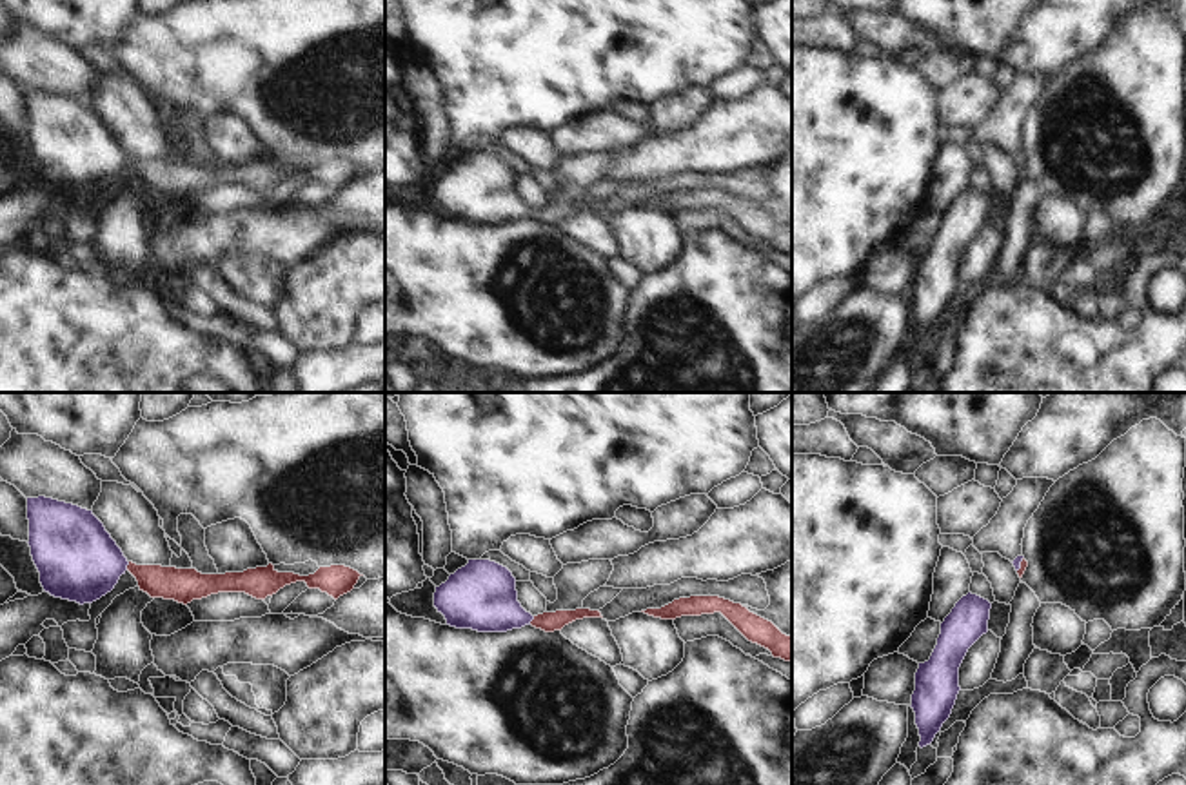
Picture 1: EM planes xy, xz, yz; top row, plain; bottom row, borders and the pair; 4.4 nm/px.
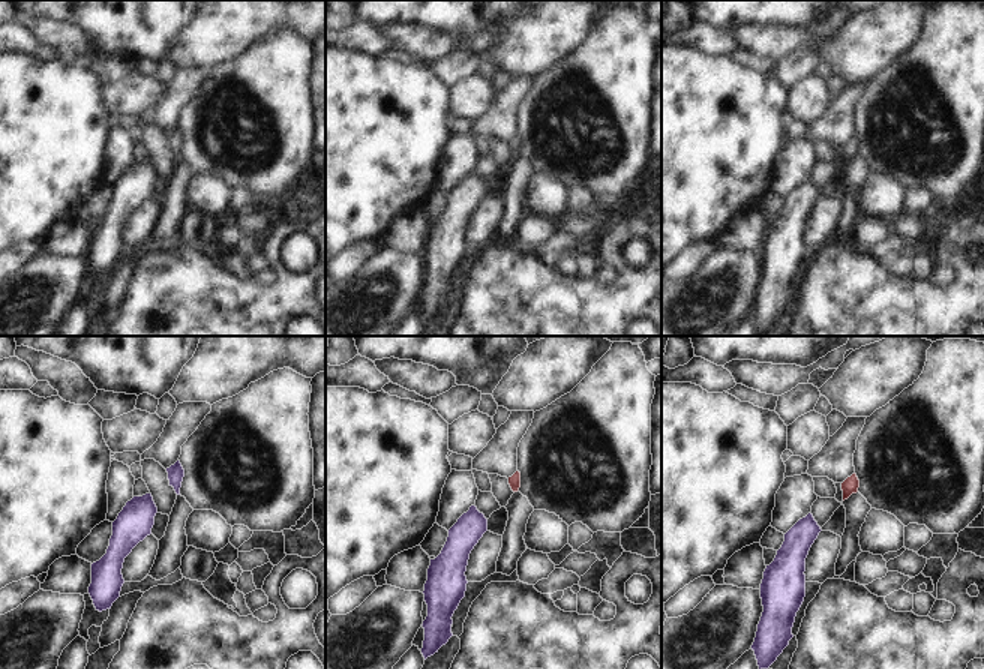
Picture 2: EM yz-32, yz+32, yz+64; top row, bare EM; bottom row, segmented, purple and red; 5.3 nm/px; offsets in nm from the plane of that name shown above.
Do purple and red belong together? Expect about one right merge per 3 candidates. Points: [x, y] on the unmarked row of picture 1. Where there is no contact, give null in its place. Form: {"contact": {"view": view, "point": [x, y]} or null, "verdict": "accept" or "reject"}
{"contact": {"view": "xy", "point": [128, 157]}, "verdict": "accept"}

